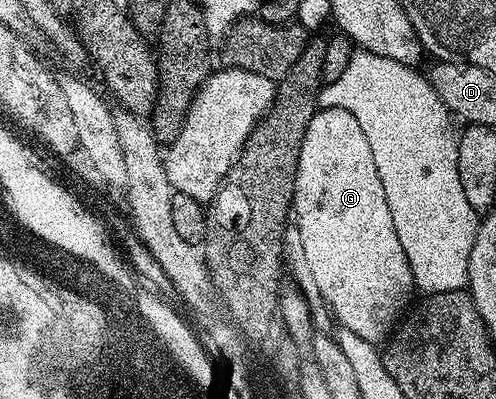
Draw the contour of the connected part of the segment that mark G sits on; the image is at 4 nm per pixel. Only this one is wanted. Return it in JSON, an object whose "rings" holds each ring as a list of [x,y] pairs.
{"rings":[[[325,107],[313,116],[297,159],[291,210],[300,230],[300,247],[304,250],[304,263],[312,274],[312,283],[336,314],[339,326],[350,333],[358,333],[358,337],[373,345],[379,344],[379,339],[384,334],[387,336],[405,314],[414,284],[402,241],[398,241],[394,229],[394,217],[390,217],[390,205],[386,205],[386,189],[382,189],[378,169],[374,169],[370,141],[366,141],[366,133],[362,133],[362,125],[358,125],[354,113]]]}

